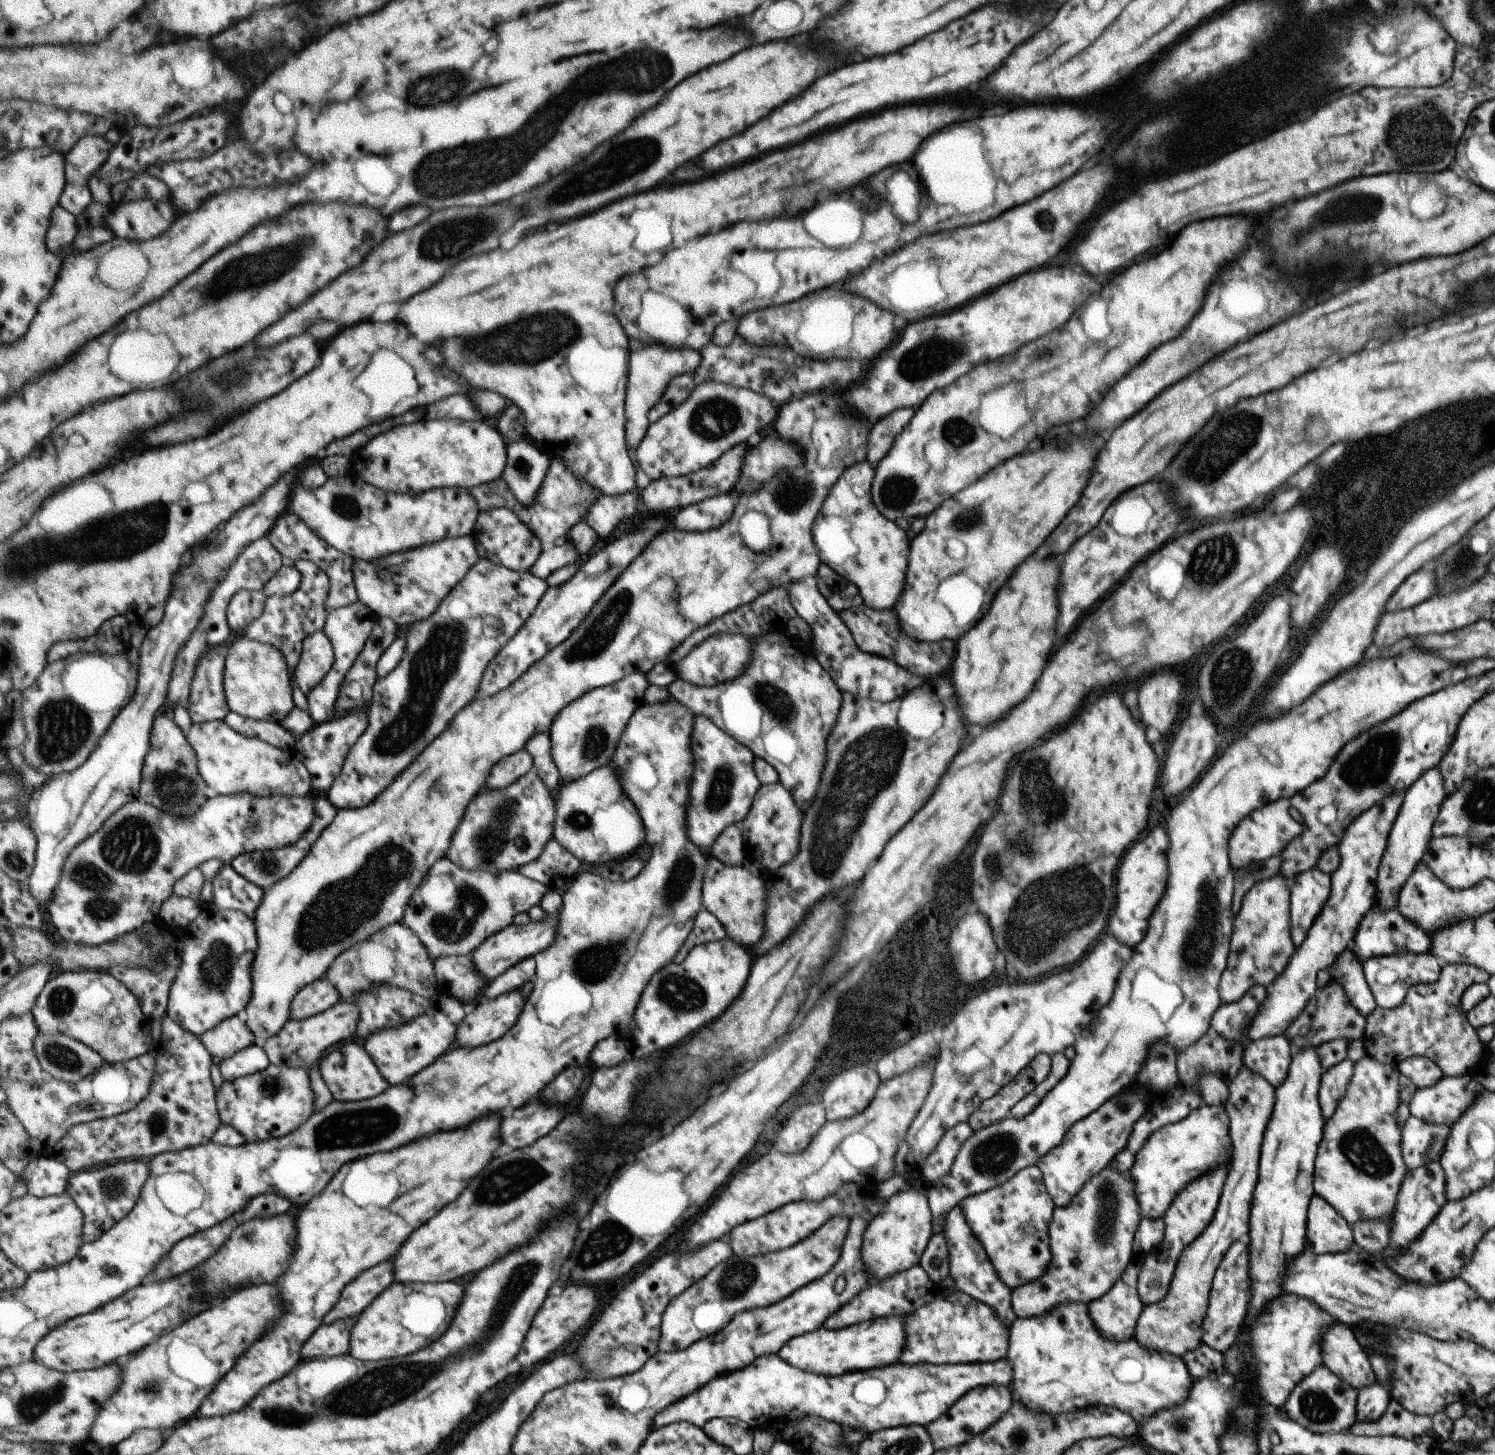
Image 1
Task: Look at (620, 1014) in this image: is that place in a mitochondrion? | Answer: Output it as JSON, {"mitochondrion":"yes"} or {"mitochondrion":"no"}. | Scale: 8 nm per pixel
{"mitochondrion":"no"}

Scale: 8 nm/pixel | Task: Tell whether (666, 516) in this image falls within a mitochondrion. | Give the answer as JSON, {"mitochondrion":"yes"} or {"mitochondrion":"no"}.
{"mitochondrion":"no"}

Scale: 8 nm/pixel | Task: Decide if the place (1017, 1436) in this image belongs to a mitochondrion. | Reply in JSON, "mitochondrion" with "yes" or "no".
{"mitochondrion":"yes"}

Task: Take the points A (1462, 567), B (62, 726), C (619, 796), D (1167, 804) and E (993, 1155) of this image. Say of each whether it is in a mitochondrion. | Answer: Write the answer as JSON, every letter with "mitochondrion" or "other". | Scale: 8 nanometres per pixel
{"A":"mitochondrion","B":"mitochondrion","C":"other","D":"other","E":"mitochondrion"}

